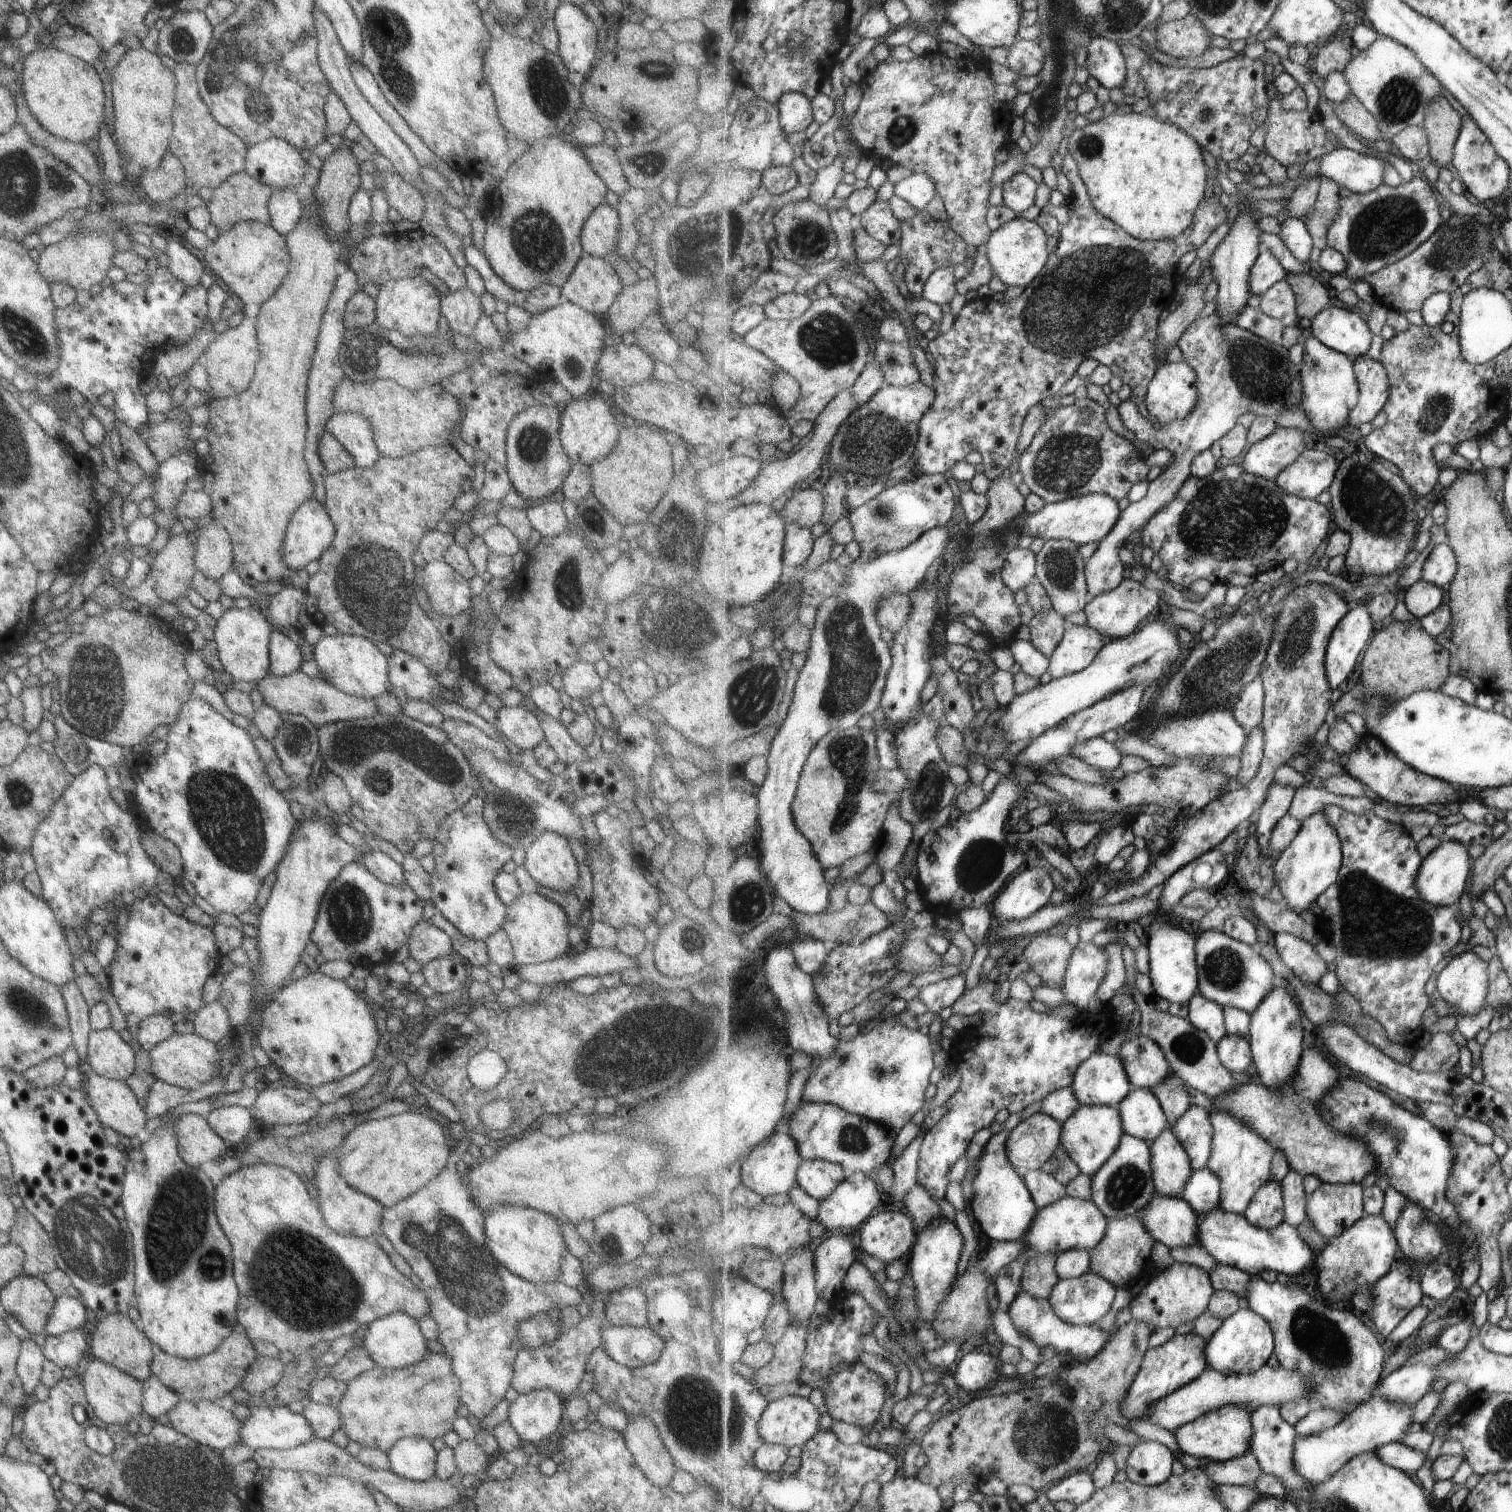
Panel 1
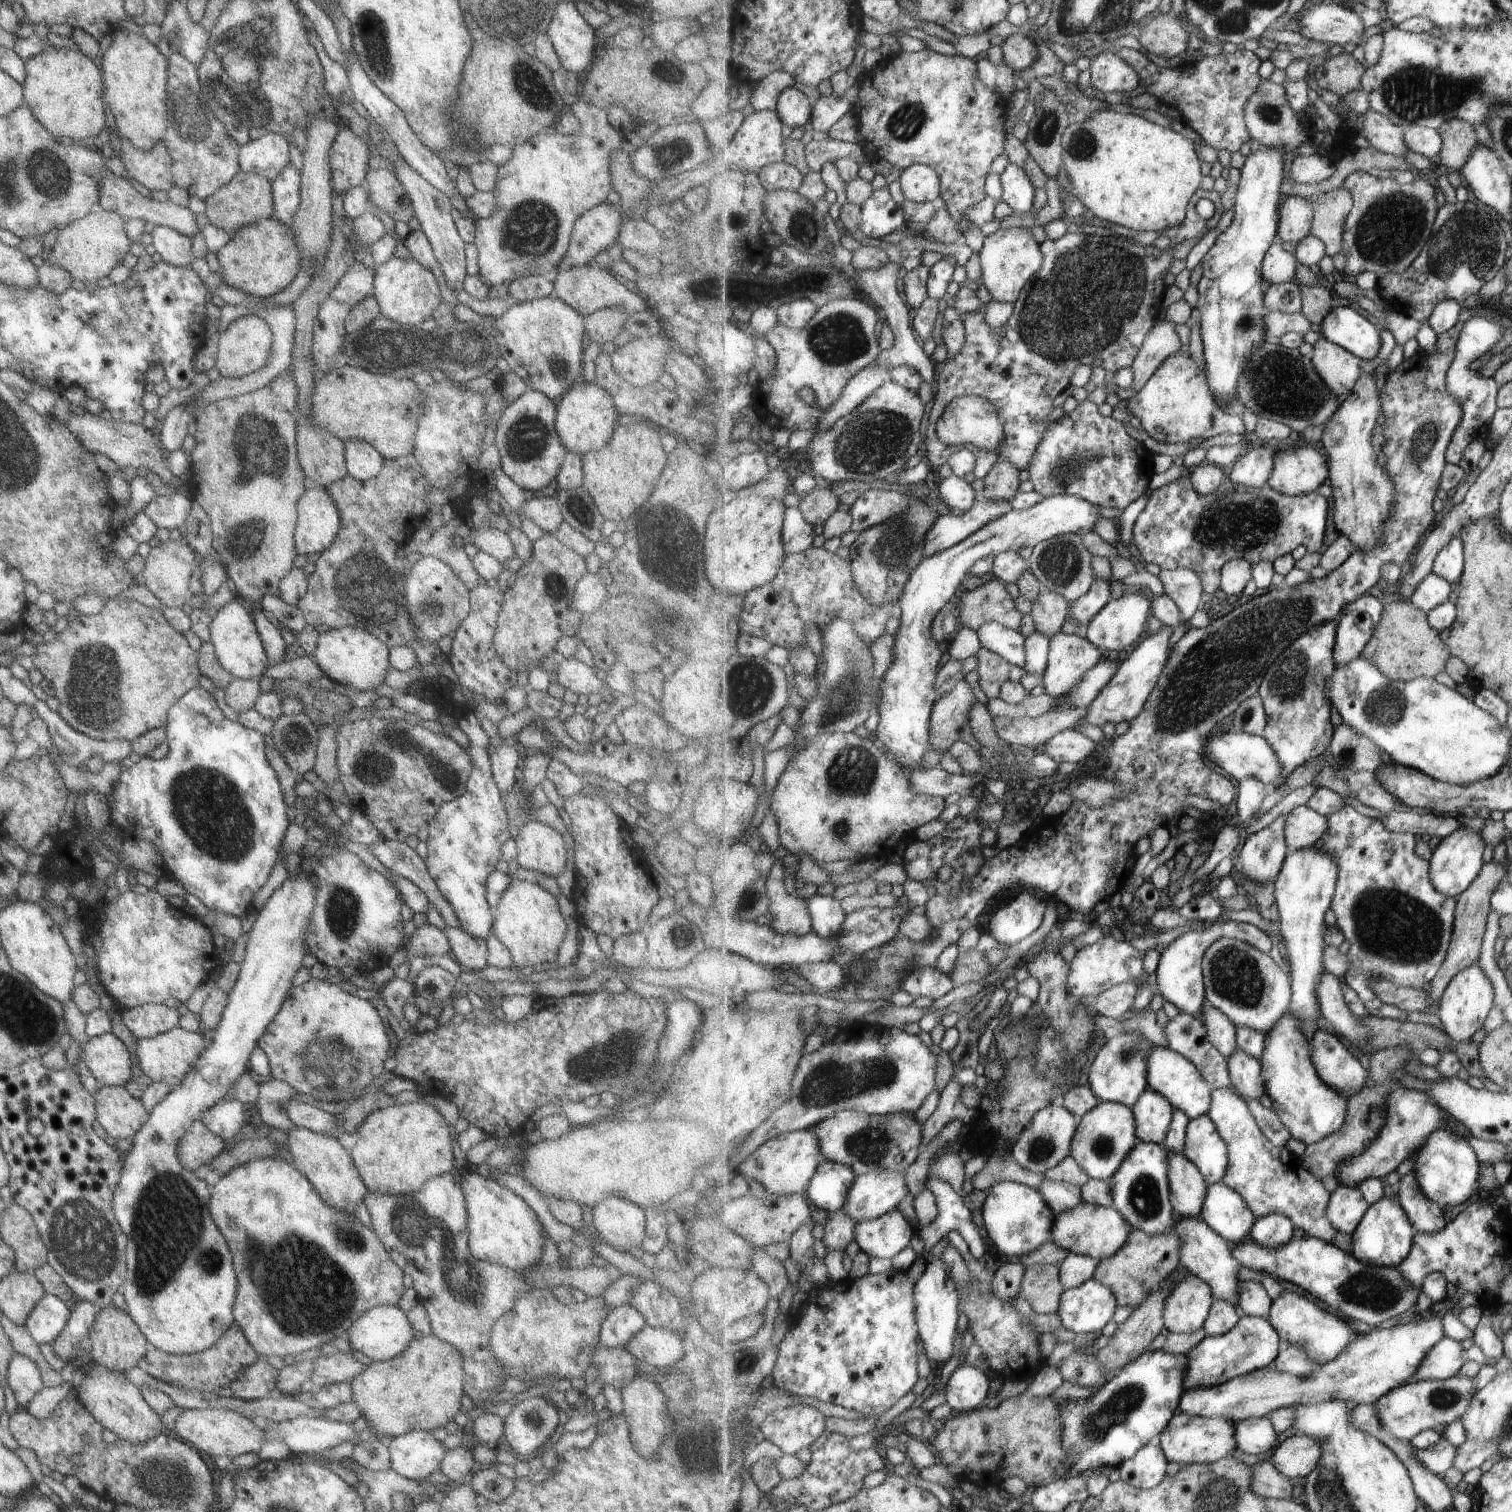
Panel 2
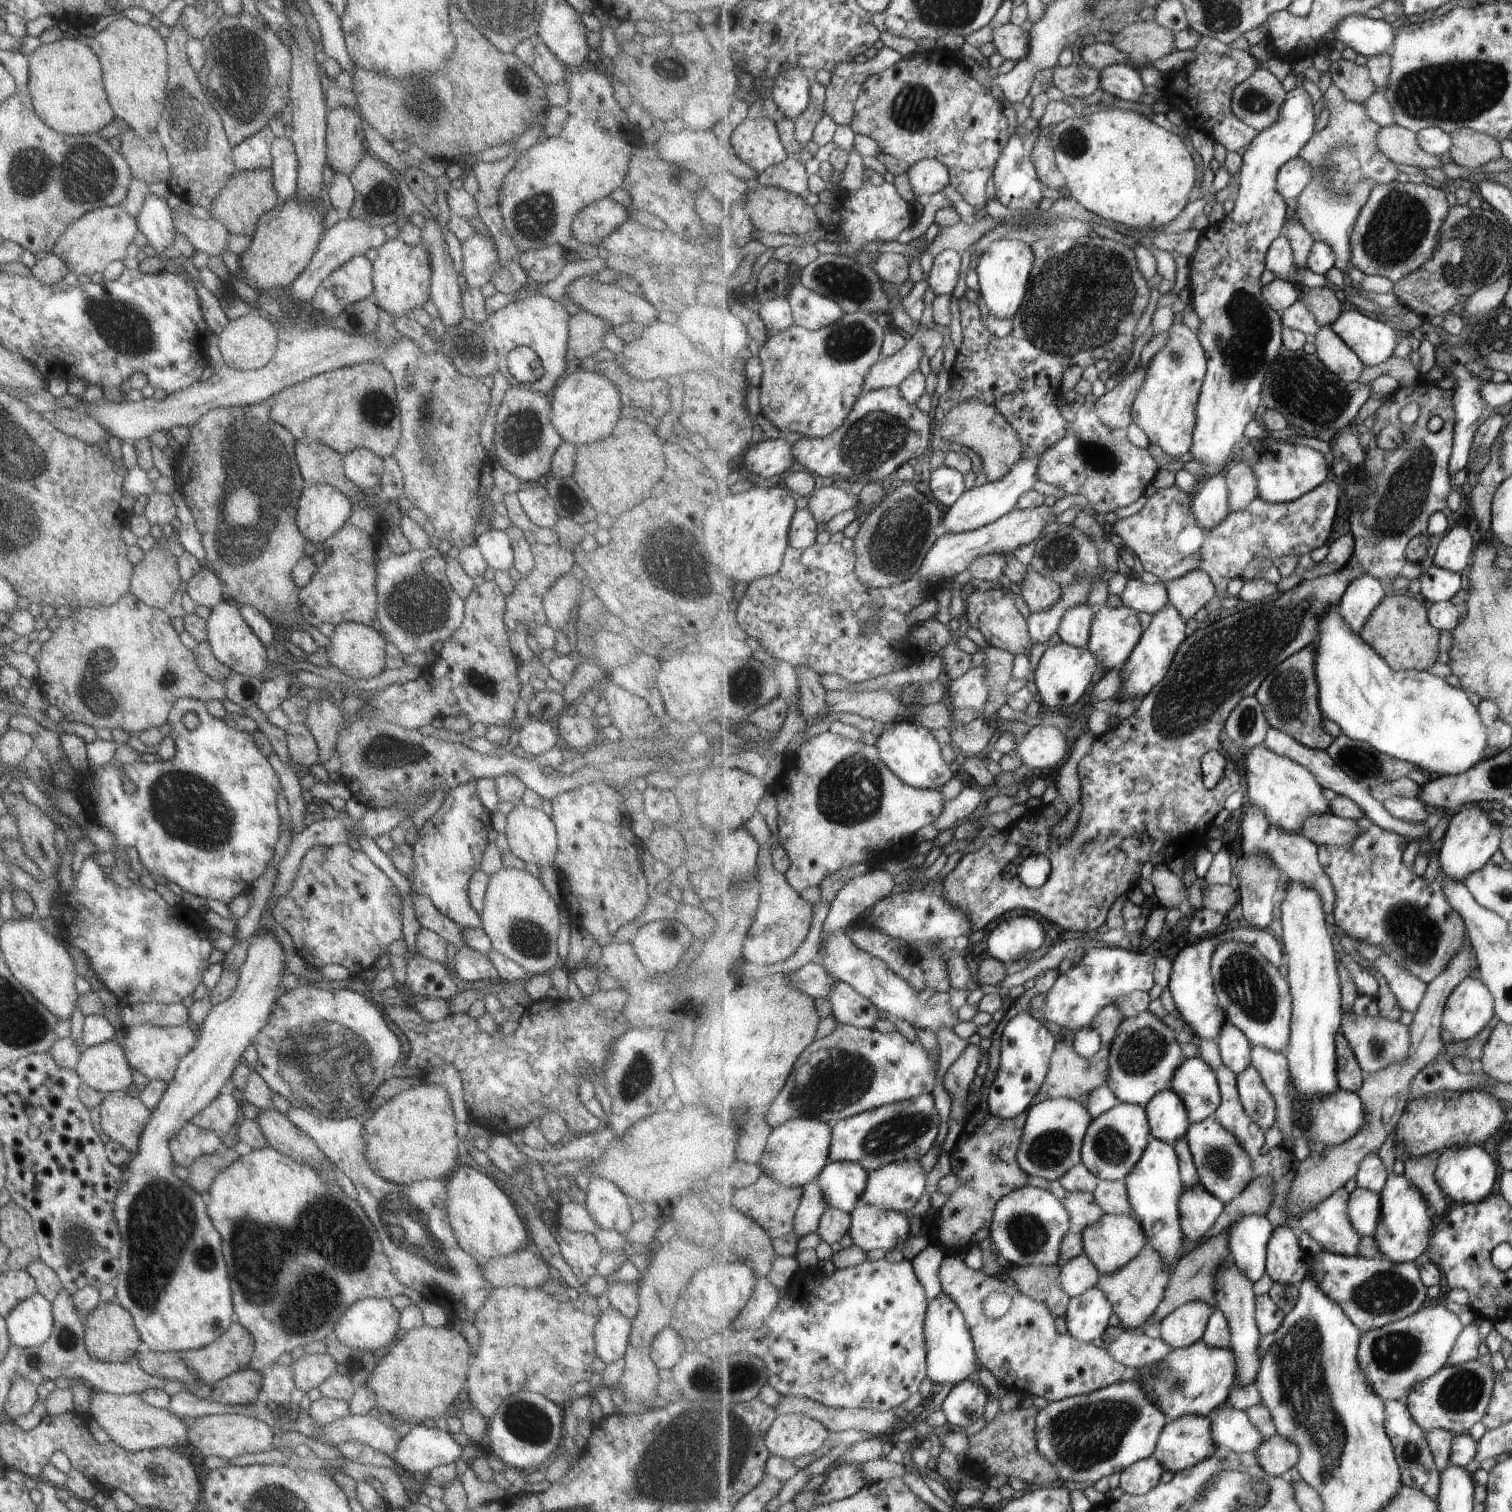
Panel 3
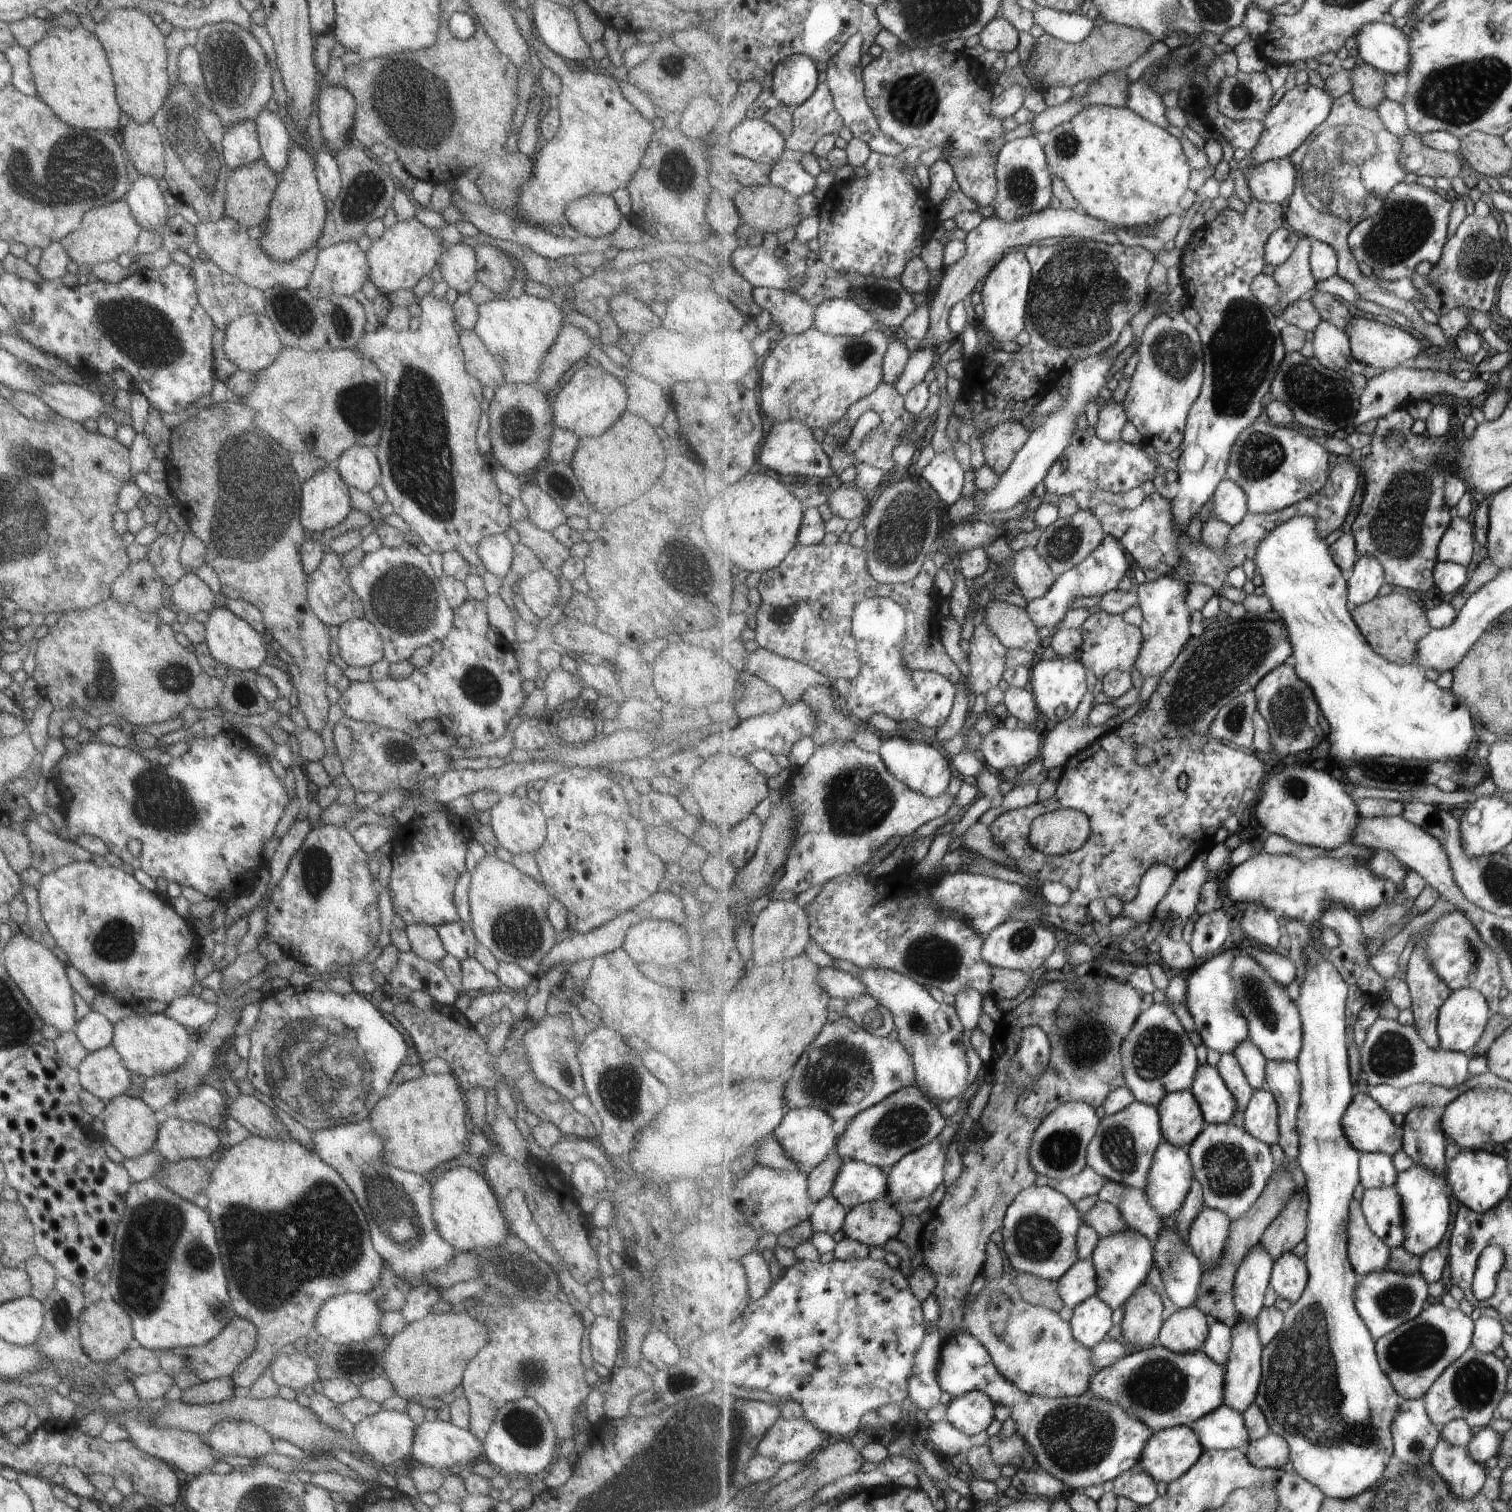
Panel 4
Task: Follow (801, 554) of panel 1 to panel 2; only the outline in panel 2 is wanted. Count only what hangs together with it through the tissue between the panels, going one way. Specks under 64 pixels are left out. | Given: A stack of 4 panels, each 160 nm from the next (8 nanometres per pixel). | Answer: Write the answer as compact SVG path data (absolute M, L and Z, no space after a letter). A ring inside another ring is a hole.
M787 507L782 528L784 549L788 555L802 553L814 546L813 525L807 522L799 507Z

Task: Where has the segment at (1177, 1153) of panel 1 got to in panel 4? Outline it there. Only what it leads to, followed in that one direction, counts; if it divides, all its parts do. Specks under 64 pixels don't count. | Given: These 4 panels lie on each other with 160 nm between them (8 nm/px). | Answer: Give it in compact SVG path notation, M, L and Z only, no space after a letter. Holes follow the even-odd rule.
M1205 1206L1205 1208L1194 1218L1190 1224L1187 1242L1193 1252L1198 1256L1201 1267L1207 1269L1216 1269L1224 1259L1226 1253L1228 1236L1231 1232L1232 1220L1229 1215L1222 1210Z

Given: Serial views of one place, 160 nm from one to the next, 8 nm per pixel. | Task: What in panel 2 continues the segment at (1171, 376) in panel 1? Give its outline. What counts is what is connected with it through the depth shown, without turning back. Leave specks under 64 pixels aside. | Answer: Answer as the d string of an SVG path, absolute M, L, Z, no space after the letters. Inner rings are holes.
M1187 348L1173 355L1169 361L1165 361L1159 370L1149 379L1139 392L1129 400L1129 411L1137 417L1142 428L1158 442L1176 443L1191 442L1195 438L1211 438L1218 434L1243 434L1245 430L1244 419L1237 415L1226 414L1215 404L1214 394L1208 383L1208 376L1199 370L1199 366L1191 360Z

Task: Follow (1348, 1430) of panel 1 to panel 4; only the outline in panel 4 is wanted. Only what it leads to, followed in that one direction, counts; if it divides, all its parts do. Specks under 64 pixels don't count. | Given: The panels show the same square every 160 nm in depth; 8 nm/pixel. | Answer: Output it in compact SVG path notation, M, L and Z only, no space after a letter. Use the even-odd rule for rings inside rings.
M1469 1348L1425 1393L1423 1400L1429 1416L1439 1428L1457 1419L1467 1421L1475 1430L1487 1427L1507 1394L1507 1372L1509 1368L1495 1354ZM1269 1433L1260 1439L1255 1439L1245 1449L1248 1459L1258 1467L1281 1469L1291 1460L1290 1446L1283 1436Z

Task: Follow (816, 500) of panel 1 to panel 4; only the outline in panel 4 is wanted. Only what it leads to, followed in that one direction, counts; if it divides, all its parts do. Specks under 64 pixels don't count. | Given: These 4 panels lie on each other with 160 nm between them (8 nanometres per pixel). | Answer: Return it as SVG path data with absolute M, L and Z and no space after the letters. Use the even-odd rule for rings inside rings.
M840 484L828 491L827 497L833 516L841 516L849 521L861 517L869 503L869 496L853 484Z

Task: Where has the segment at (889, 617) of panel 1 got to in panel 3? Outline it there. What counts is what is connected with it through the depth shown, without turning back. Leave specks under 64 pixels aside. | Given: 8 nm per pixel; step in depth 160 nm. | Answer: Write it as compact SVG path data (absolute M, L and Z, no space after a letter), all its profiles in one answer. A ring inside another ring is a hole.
M911 481L887 495L853 538L853 552L858 560L856 573L860 580L874 589L882 589L917 577L927 553L937 542L935 529L940 522L939 506L921 494Z

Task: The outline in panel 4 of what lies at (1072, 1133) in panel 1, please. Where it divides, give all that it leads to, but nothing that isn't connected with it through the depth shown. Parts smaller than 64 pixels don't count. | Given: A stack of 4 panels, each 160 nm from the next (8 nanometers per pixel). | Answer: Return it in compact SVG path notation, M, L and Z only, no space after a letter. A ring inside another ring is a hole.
M1135 1099L1127 1108L1102 1119L1099 1130L1088 1146L1088 1166L1109 1181L1145 1190L1157 1149L1165 1141L1158 1108Z

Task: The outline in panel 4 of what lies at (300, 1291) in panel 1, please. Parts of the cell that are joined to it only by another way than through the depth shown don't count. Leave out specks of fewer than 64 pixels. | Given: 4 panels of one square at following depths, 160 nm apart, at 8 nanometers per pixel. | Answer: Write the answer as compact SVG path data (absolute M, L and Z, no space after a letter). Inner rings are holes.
M289 1134L281 1139L250 1135L238 1144L231 1144L228 1150L219 1151L219 1157L203 1190L208 1200L205 1209L219 1244L230 1307L235 1316L251 1321L256 1327L253 1352L230 1374L230 1384L235 1390L250 1388L285 1344L312 1334L316 1312L327 1297L346 1292L368 1293L379 1282L384 1260L372 1247L368 1224L353 1193L335 1169L317 1156L314 1148L307 1150Z

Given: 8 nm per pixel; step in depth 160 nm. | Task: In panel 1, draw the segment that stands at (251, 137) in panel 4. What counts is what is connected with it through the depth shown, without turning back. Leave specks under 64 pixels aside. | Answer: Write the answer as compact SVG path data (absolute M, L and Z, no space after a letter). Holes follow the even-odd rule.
M269 137L246 149L244 170L272 189L297 188L307 162L283 139Z

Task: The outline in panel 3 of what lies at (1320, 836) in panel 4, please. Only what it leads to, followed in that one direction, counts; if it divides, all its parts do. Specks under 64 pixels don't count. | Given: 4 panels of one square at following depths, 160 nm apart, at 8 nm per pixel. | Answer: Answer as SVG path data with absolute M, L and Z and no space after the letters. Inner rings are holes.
M1257 745L1245 750L1243 776L1245 791L1251 803L1258 804L1269 820L1287 832L1300 834L1300 828L1311 815L1331 813L1332 806L1323 796L1323 787L1305 766L1271 747Z

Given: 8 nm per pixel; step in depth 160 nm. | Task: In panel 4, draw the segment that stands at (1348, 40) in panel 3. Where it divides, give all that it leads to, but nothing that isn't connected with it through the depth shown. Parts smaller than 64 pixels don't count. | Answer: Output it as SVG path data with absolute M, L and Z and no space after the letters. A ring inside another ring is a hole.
M1375 21L1356 34L1357 50L1362 62L1384 74L1407 71L1412 61L1410 38L1397 26Z

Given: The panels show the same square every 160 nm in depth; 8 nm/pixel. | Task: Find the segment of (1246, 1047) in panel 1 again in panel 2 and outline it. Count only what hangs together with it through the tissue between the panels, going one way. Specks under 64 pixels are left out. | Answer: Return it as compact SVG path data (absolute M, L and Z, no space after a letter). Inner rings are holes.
M1239 1048L1228 1058L1228 1069L1234 1088L1241 1096L1253 1097L1258 1101L1259 1096L1267 1095L1262 1064L1257 1057Z

